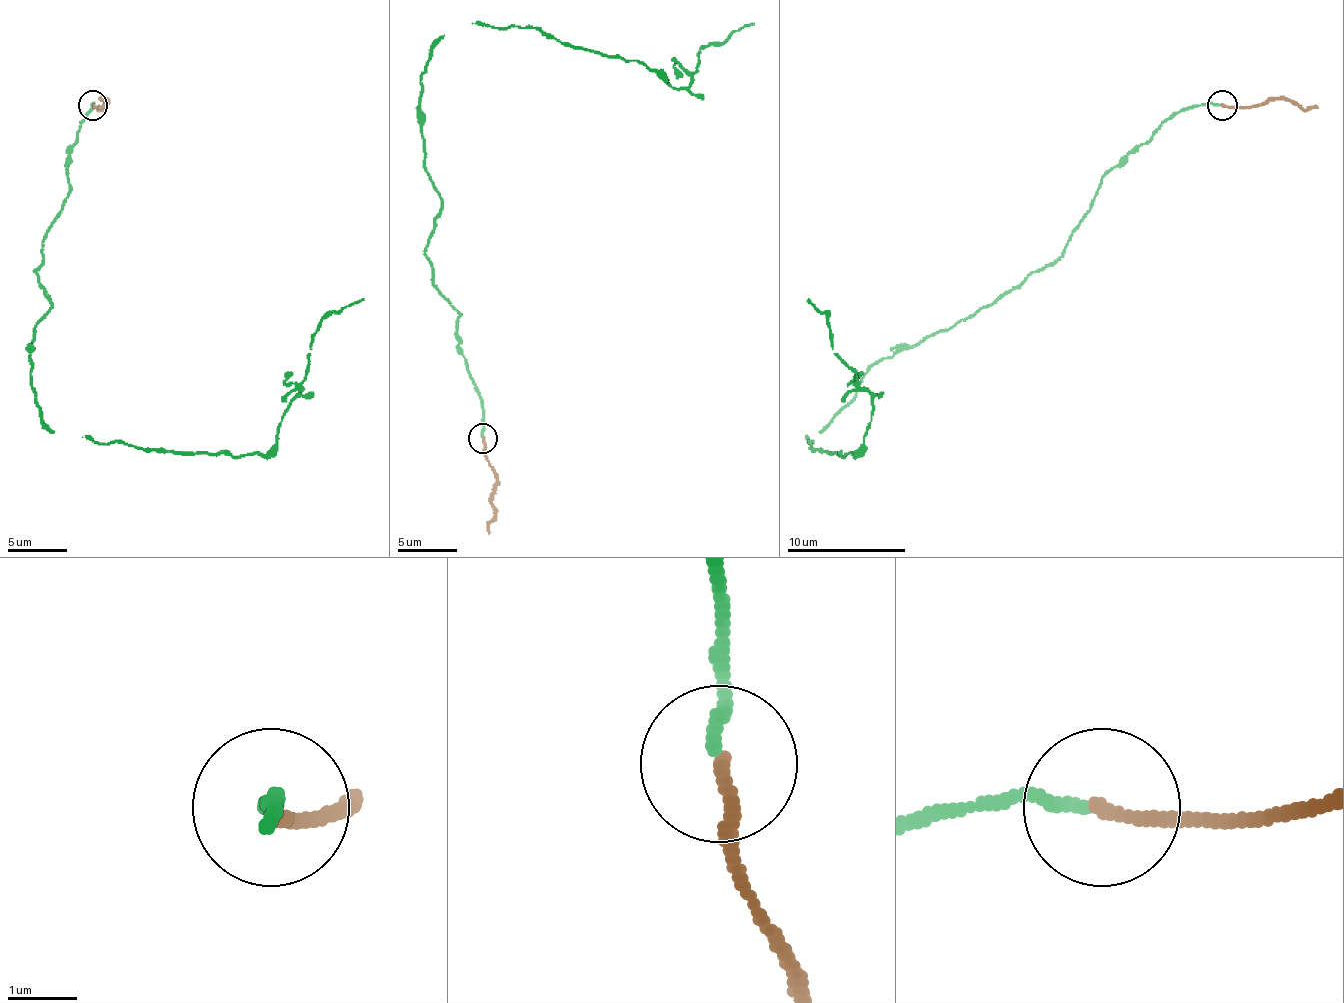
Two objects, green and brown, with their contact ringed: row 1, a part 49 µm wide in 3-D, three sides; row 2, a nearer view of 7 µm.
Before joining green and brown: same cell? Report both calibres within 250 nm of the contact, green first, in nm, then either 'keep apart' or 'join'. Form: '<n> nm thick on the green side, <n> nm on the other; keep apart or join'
180 nm thick on the green side, 200 nm on the other; join

